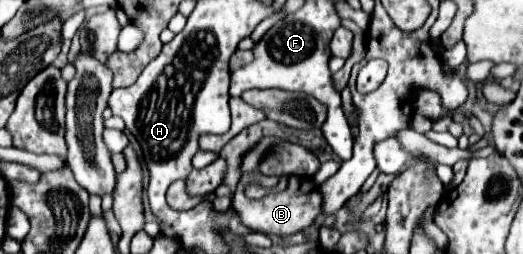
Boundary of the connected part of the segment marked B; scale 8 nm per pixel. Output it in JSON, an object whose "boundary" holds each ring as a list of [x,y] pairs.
{"boundary":[[[257,169],[245,173],[239,179],[237,189],[235,189],[235,195],[233,195],[233,209],[237,211],[241,223],[249,231],[257,231],[257,233],[265,233],[265,235],[287,237],[287,235],[305,231],[323,213],[323,195],[319,191],[319,185],[313,181],[313,177],[289,175],[289,187],[283,193],[269,193],[269,197],[263,197],[263,199],[257,199],[257,201],[245,197],[245,187],[249,187],[251,183],[257,183],[261,187],[273,187],[277,181],[279,181],[279,177],[261,175]]]}

